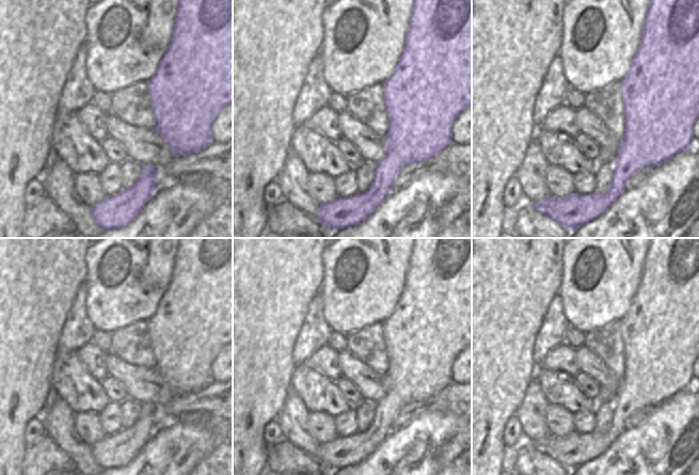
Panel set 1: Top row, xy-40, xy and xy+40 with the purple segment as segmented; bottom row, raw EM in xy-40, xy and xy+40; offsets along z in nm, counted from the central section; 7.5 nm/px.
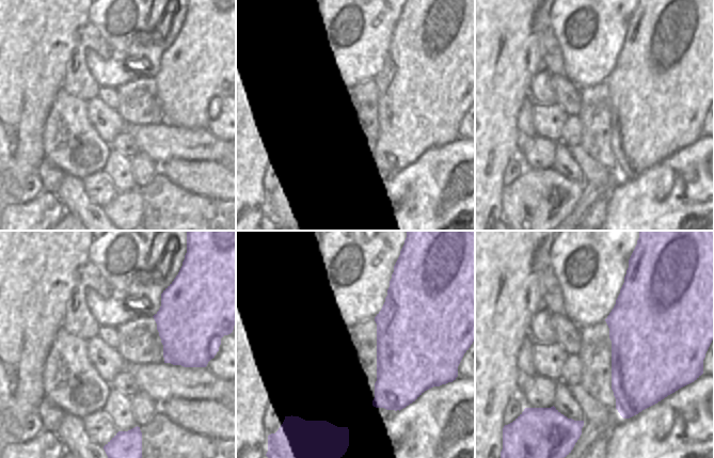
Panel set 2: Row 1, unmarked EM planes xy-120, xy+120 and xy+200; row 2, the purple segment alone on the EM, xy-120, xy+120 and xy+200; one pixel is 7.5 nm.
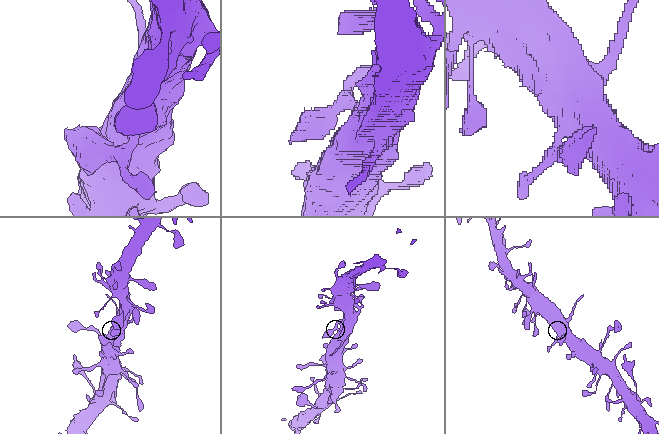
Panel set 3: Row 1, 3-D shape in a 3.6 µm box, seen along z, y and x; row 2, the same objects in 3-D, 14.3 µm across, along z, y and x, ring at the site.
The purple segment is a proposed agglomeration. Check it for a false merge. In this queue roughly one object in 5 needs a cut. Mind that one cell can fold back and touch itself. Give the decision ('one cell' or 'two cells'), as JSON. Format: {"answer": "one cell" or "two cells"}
{"answer": "one cell"}

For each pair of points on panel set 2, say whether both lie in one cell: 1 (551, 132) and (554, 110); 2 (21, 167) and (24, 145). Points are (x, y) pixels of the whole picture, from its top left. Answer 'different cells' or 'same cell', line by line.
1: same cell
2: same cell

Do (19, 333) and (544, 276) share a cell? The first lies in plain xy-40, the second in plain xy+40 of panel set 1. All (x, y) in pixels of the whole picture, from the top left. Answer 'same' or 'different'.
same

